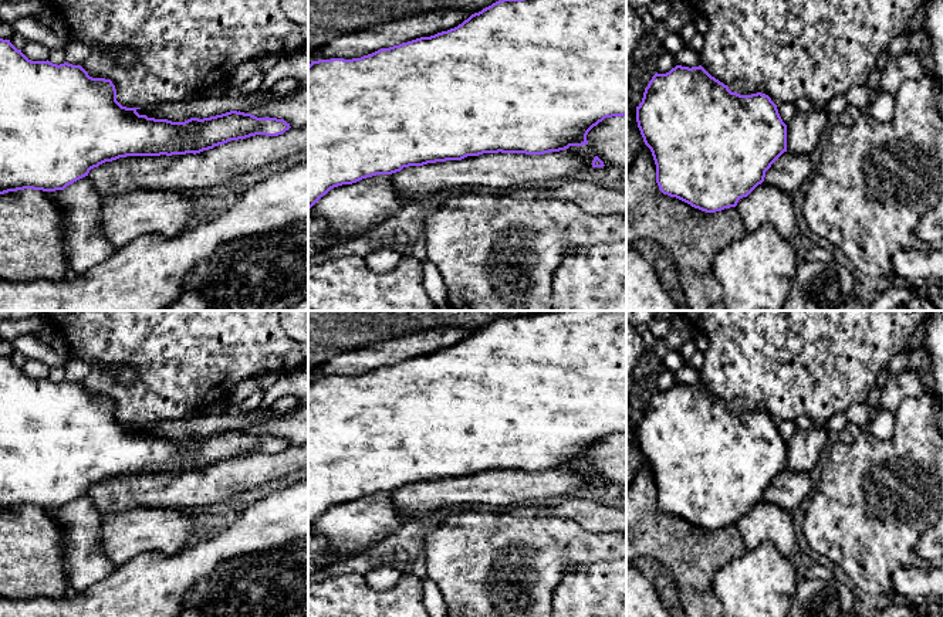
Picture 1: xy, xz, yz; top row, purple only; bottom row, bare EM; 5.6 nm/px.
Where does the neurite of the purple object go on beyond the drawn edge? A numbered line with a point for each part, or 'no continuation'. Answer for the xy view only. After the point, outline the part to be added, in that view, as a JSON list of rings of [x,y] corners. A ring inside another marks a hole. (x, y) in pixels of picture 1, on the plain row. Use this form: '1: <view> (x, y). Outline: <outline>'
no continuation

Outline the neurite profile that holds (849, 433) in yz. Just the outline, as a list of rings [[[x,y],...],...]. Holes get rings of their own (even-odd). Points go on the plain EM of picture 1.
[[[848,421],[846,426],[839,433],[839,441],[851,444],[858,438],[861,433],[862,430],[856,424]]]

